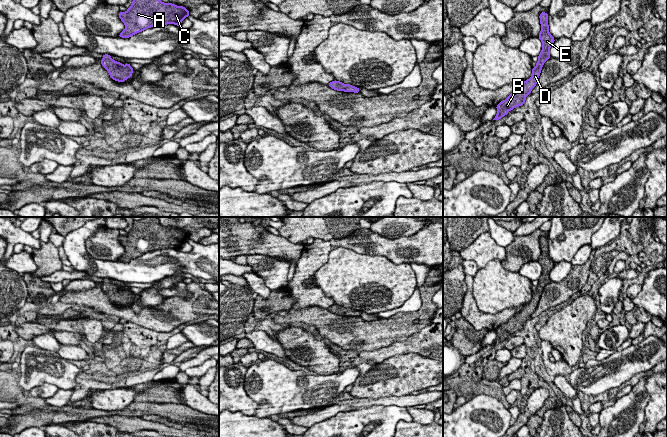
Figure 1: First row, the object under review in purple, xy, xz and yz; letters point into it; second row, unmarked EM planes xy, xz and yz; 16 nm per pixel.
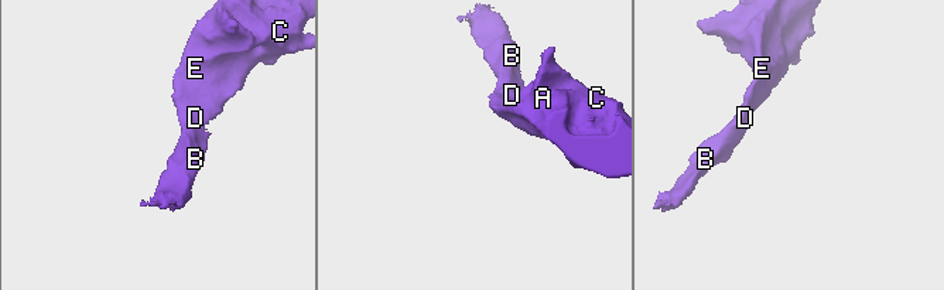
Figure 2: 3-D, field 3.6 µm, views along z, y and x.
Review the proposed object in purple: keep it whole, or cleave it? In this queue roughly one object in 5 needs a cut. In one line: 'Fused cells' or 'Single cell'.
Single cell

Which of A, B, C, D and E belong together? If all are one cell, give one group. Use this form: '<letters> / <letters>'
A B C D E

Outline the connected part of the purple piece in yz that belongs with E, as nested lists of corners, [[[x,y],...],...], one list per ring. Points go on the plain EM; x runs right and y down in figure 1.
[[[541,236],[539,239],[541,255],[538,259],[542,266],[542,274],[538,279],[536,290],[532,292],[532,298],[529,303],[524,305],[520,312],[513,315],[505,324],[502,324],[497,330],[497,338],[493,344],[500,344],[508,338],[509,335],[525,327],[526,321],[531,318],[536,310],[544,287],[551,282],[550,272],[555,266],[554,261],[549,257],[548,237]]]

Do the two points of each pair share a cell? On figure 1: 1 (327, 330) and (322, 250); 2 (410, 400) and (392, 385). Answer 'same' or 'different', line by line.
1: different
2: different

